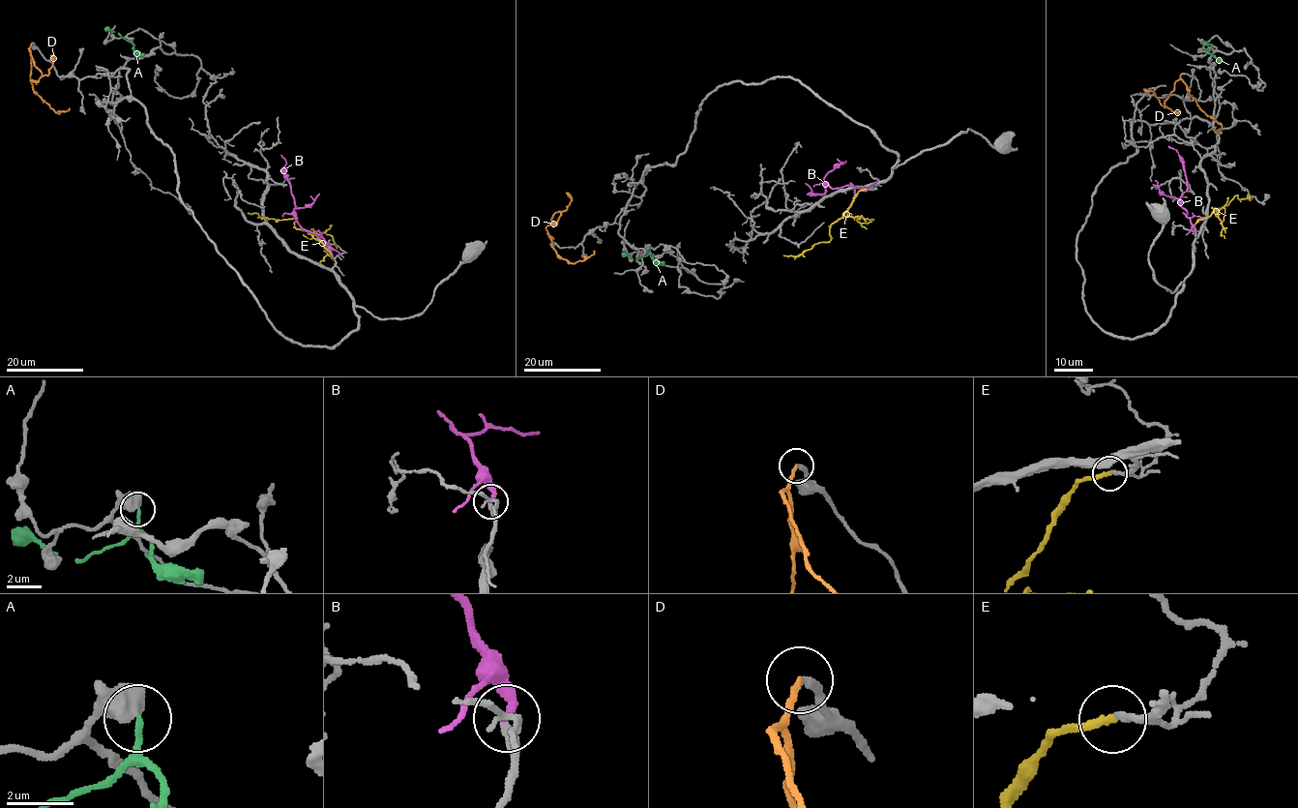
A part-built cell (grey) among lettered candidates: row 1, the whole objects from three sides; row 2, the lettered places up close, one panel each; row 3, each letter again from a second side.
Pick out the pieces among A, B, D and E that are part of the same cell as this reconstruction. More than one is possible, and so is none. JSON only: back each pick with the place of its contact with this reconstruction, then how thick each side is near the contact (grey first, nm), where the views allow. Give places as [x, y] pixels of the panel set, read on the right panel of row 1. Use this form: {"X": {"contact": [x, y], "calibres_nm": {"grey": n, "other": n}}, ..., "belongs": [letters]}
{"D": {"contact": [1181, 74], "calibres_nm": {"grey": 200, "other": 190}}, "E": {"contact": [1194, 232], "calibres_nm": {"grey": 200, "other": 240}}, "belongs": ["D", "E"]}

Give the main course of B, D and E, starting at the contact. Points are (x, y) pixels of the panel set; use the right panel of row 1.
B: (1194, 232), (1186, 217), (1187, 210), (1181, 205), (1181, 196), (1188, 187), (1185, 170), (1176, 150), (1167, 146)
D: (1181, 74), (1180, 78), (1188, 93), (1200, 109), (1222, 125), (1221, 132), (1212, 128)
E: (1194, 232), (1194, 224), (1199, 220), (1225, 207), (1236, 195), (1238, 198), (1249, 198), (1248, 194), (1246, 196)

